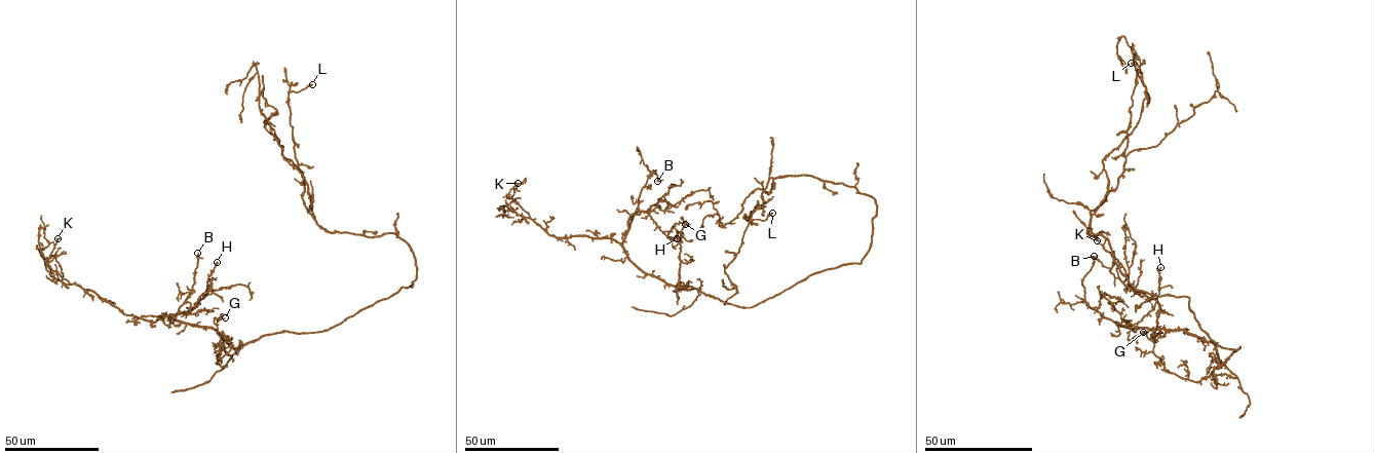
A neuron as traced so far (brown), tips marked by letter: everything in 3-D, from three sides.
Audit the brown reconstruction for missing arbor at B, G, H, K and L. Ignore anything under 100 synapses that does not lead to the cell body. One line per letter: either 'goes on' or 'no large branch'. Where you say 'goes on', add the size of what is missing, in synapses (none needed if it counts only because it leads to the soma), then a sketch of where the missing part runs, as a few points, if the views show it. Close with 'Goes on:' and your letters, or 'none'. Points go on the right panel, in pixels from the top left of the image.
B: no large branch
G: no large branch
H: no large branch
K: no large branch
L: no large branch
Goes on: none

